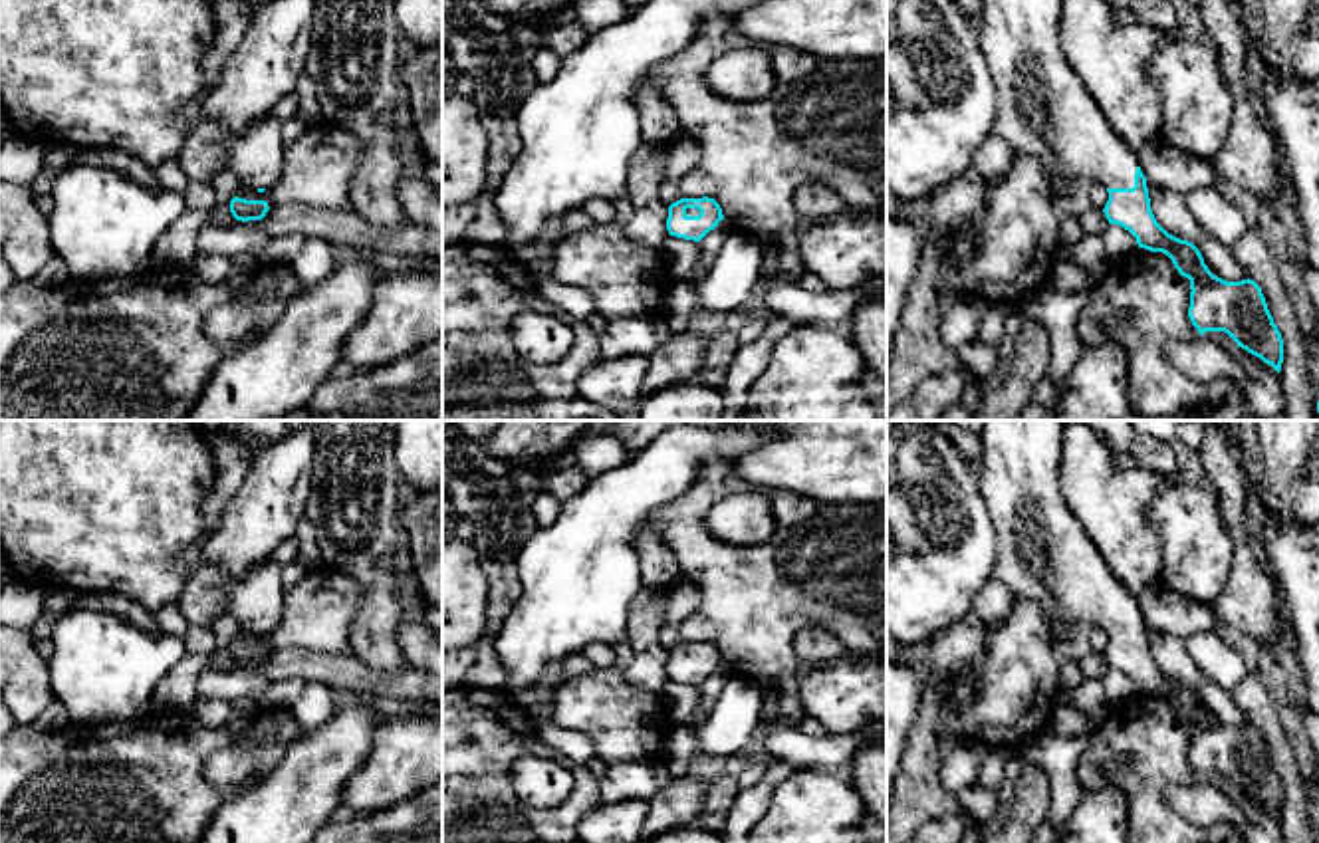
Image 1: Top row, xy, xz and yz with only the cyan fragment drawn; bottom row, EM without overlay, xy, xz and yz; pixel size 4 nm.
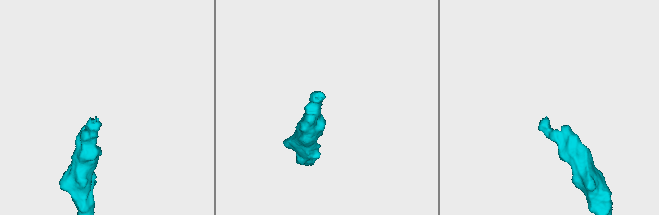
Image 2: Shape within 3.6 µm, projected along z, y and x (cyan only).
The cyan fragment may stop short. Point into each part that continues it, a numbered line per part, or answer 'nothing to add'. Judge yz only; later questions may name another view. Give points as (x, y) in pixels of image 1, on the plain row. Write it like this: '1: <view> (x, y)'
1: yz (1042, 552)

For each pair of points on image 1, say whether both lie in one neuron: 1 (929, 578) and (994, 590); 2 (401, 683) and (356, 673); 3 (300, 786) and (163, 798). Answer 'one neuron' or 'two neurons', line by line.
1: two neurons
2: one neuron
3: two neurons

